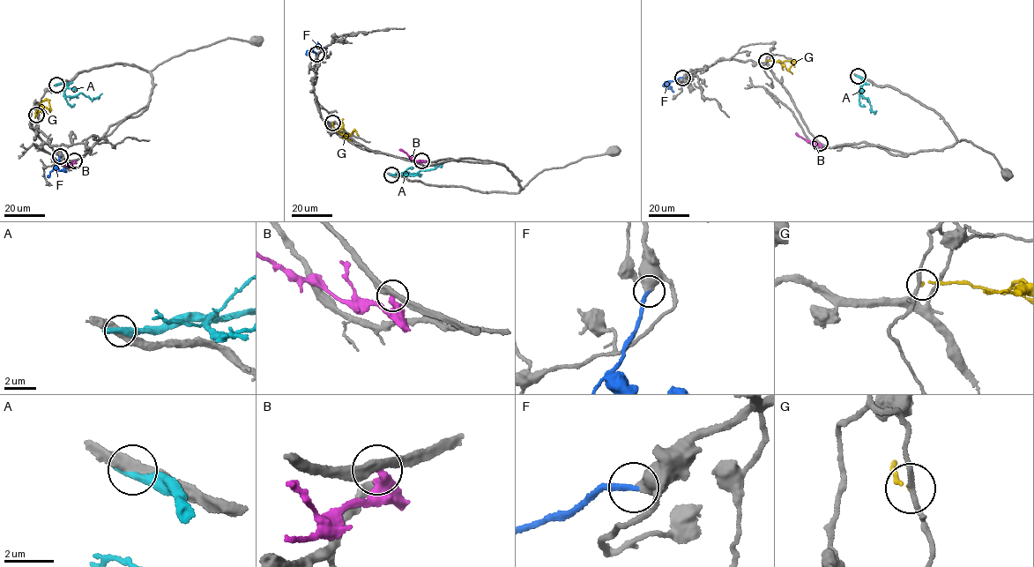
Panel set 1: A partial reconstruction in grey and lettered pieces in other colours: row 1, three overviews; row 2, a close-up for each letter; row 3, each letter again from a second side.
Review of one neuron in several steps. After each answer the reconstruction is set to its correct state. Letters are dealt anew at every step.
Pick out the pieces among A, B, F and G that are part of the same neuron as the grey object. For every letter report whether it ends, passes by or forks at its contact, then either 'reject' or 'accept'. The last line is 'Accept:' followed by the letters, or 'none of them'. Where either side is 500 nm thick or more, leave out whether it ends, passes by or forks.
A: reject
B: it ends there; reject
F: accept
G: it ends there; reject
Accept: F

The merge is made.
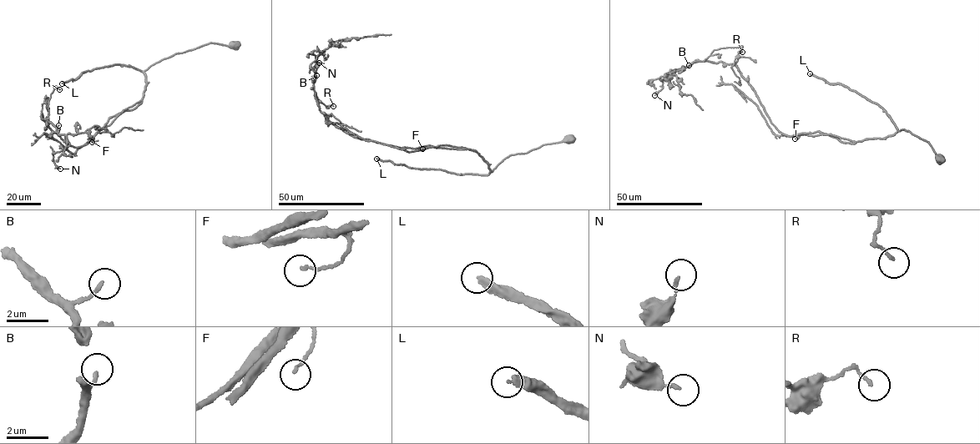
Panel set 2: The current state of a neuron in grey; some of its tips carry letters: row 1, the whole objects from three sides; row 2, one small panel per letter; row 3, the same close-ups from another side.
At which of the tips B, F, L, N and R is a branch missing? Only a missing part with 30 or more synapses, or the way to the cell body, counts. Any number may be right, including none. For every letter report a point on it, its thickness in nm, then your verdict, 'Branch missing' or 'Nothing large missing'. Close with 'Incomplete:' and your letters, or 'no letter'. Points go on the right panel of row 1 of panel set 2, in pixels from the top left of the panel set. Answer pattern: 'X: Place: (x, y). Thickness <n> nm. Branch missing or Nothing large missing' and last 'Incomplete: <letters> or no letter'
B: Place: (689, 65). Thickness 190 nm. Nothing large missing
F: Place: (795, 138). Thickness 130 nm. Nothing large missing
L: Place: (810, 73). Thickness 320 nm. Branch missing
N: Place: (654, 95). Thickness 140 nm. Nothing large missing
R: Place: (742, 52). Thickness 130 nm. Nothing large missing
Incomplete: L

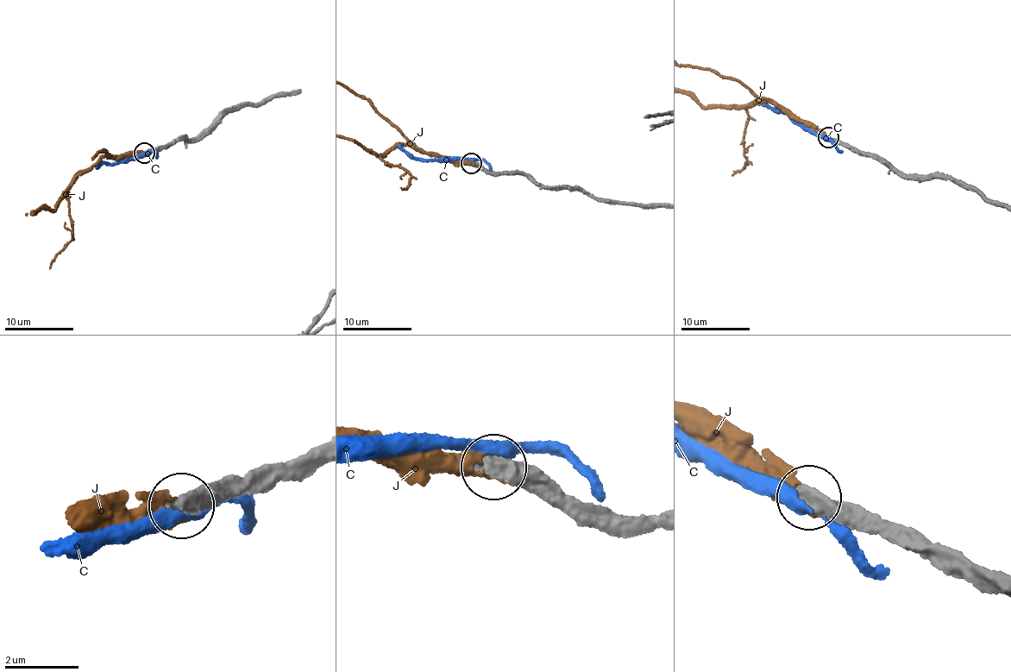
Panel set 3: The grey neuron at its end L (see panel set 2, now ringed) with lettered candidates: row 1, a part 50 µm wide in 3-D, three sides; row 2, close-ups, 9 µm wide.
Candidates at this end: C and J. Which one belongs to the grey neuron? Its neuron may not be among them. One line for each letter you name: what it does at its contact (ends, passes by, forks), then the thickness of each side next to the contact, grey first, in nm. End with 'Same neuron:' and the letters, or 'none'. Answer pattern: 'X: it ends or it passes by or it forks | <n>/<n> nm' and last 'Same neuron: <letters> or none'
J: it ends | 550/550 nm
Same neuron: J

